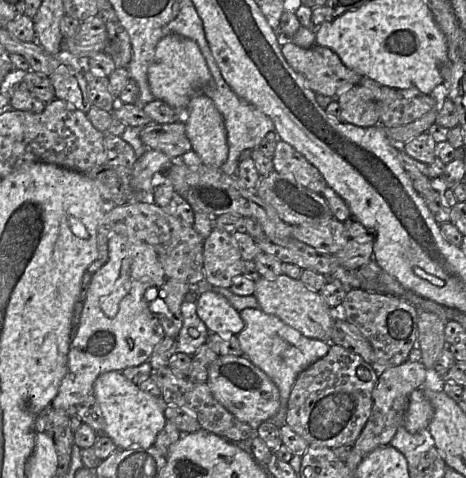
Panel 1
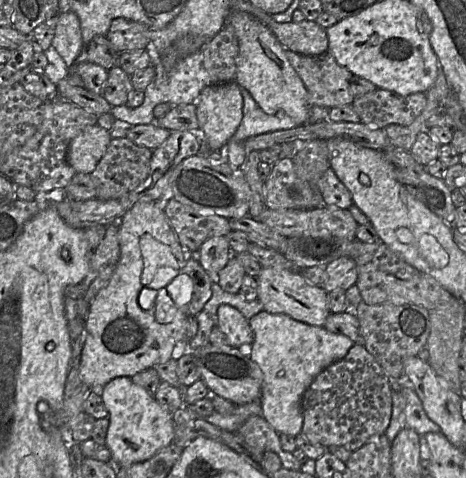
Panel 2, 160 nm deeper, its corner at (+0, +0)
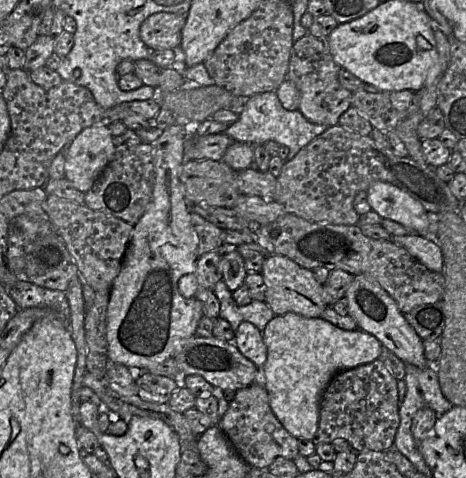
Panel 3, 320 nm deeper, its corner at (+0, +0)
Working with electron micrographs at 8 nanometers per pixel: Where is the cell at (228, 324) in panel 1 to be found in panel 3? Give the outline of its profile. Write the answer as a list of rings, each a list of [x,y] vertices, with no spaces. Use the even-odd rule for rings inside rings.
[[[247,321],[241,322],[235,331],[233,343],[258,369],[263,367],[267,359],[267,348],[262,332],[255,325]]]

